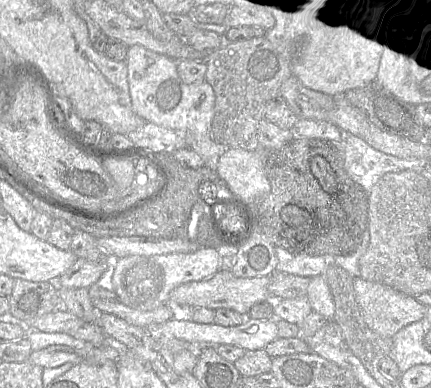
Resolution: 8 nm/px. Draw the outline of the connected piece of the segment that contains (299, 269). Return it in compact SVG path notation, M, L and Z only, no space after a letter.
M275 247L278 259L276 271L286 272L303 277L324 275L328 262L321 255L295 254L282 247Z

